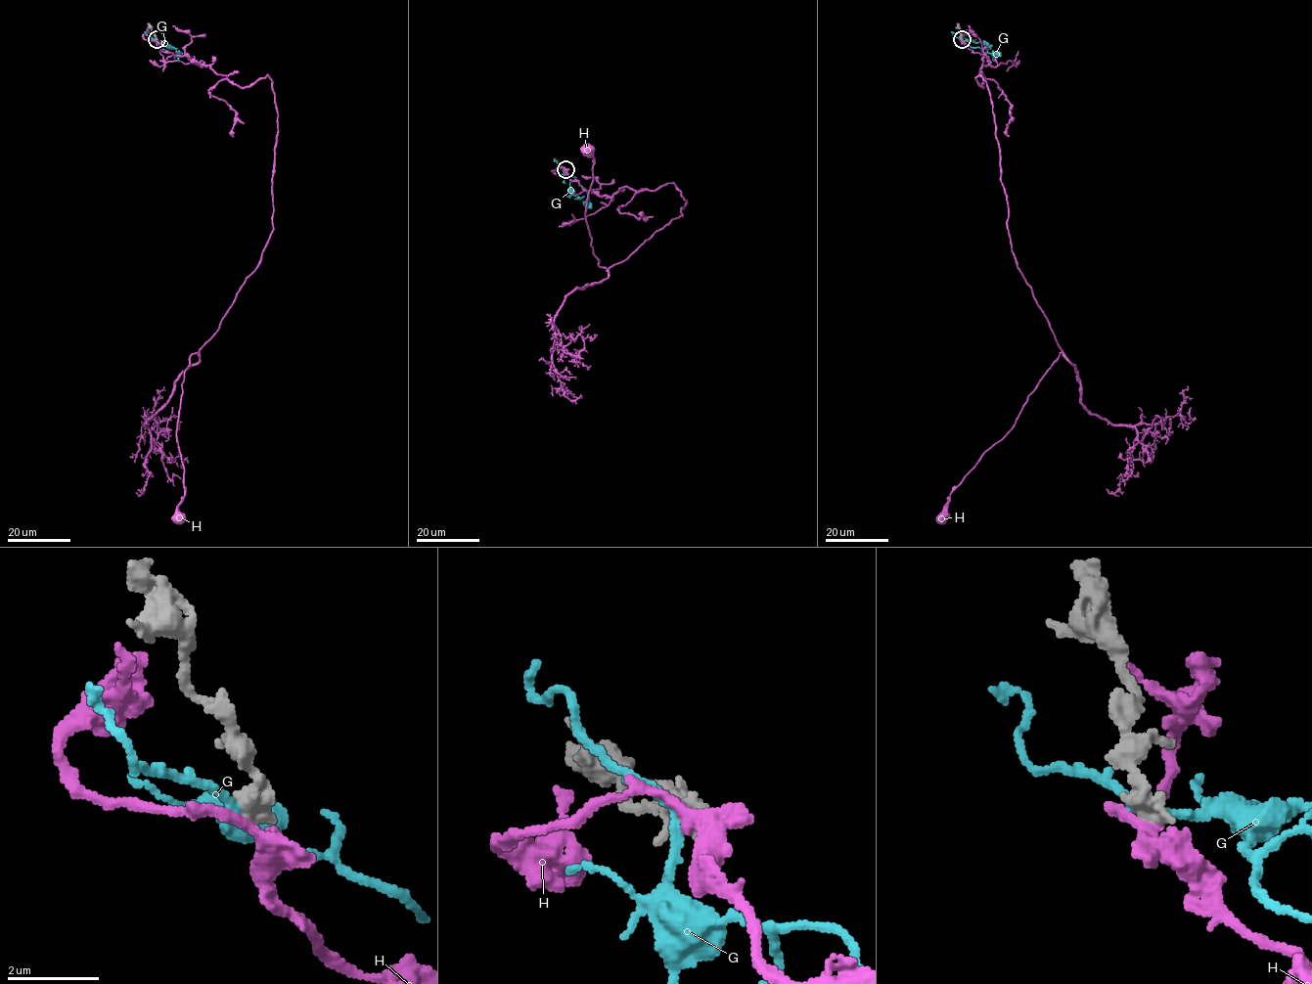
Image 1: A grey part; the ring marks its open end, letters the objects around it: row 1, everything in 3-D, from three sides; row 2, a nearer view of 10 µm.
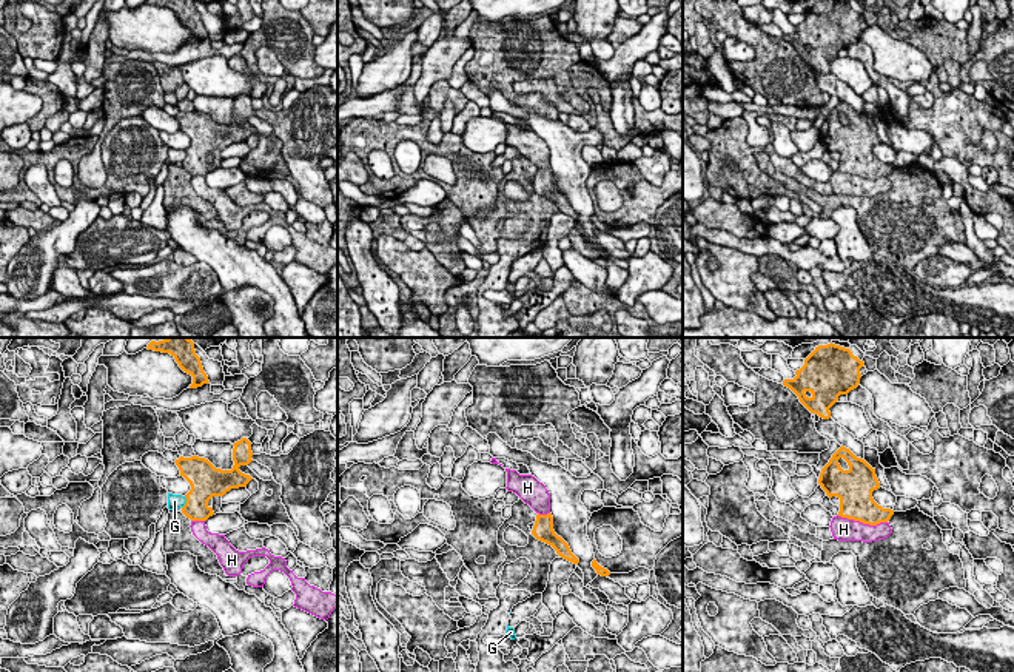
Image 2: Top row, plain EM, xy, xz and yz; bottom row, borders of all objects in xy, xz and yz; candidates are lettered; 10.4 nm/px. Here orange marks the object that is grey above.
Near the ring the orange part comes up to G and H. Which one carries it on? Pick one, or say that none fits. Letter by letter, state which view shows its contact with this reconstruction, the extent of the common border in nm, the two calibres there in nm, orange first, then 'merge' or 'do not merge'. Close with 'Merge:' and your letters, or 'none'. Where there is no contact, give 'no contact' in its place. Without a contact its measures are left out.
G: xy | 130 nm | 280/160 nm | do not merge
H: yz | 550 nm | 360/240 nm | do not merge
Merge: none

